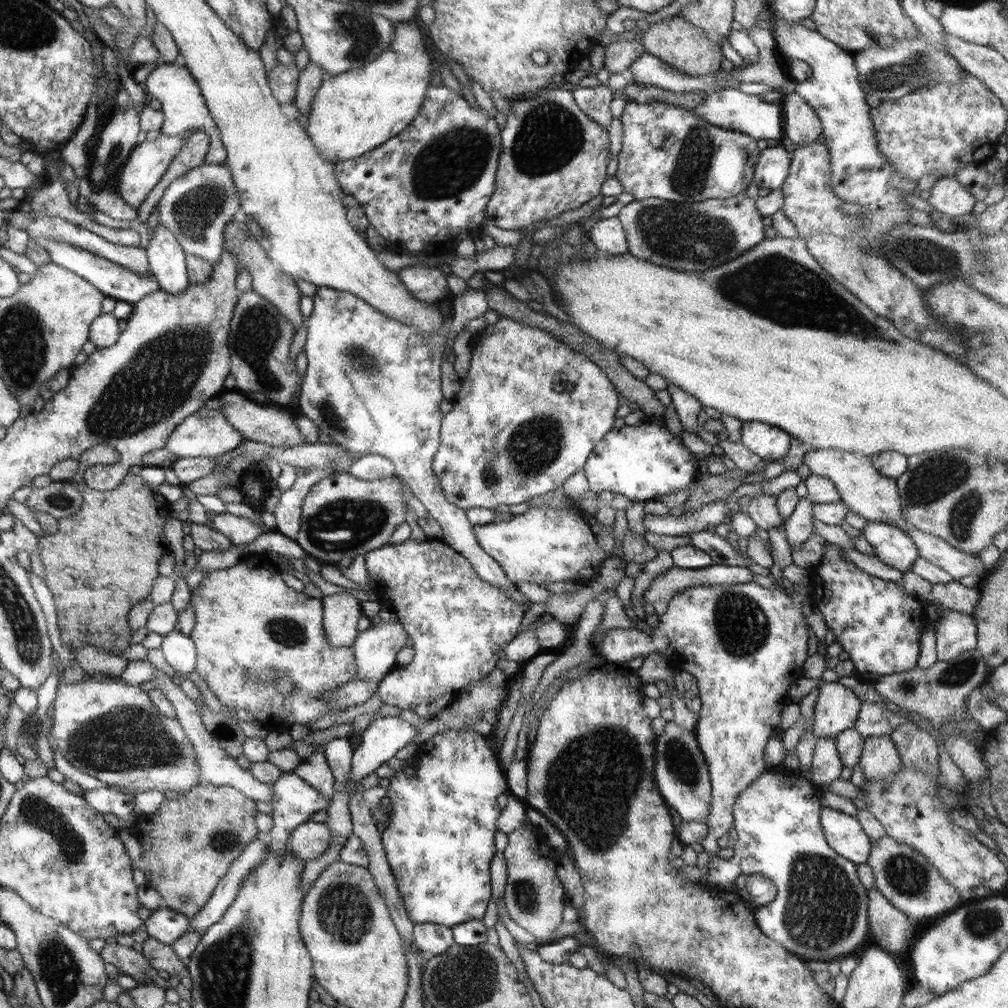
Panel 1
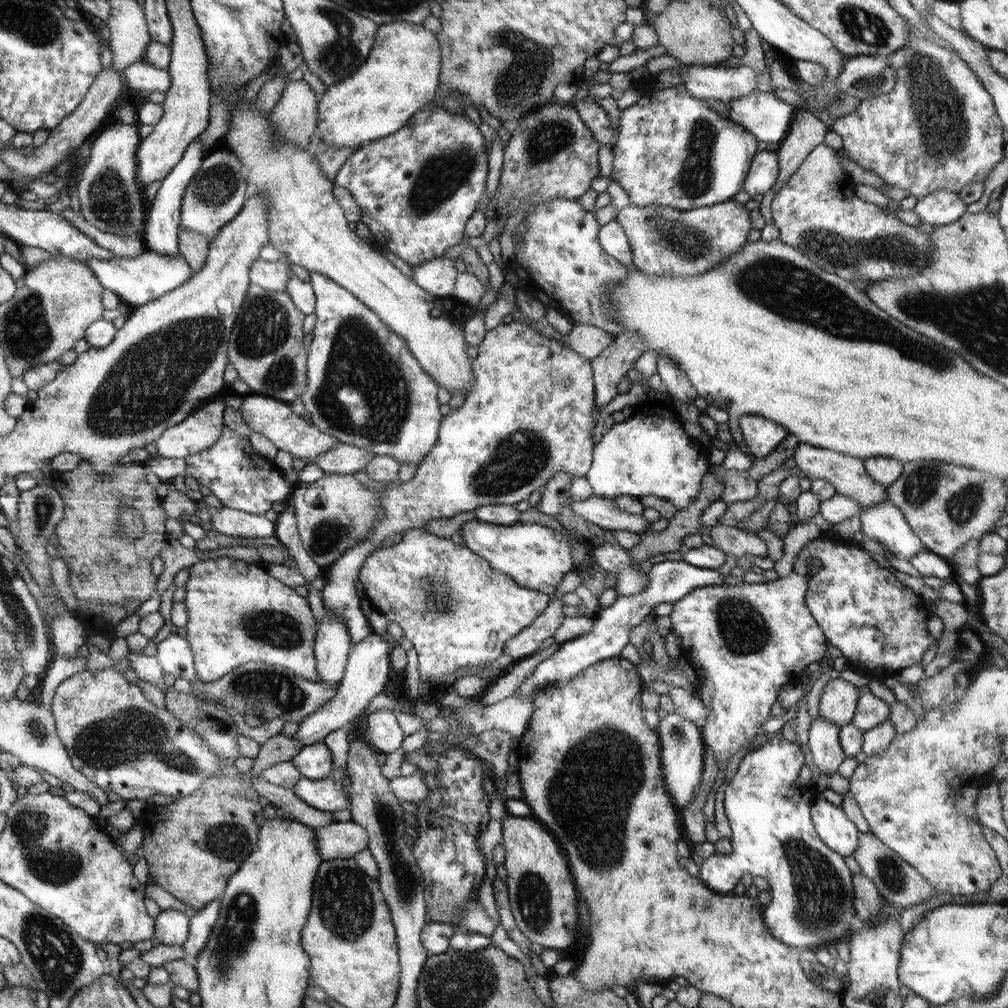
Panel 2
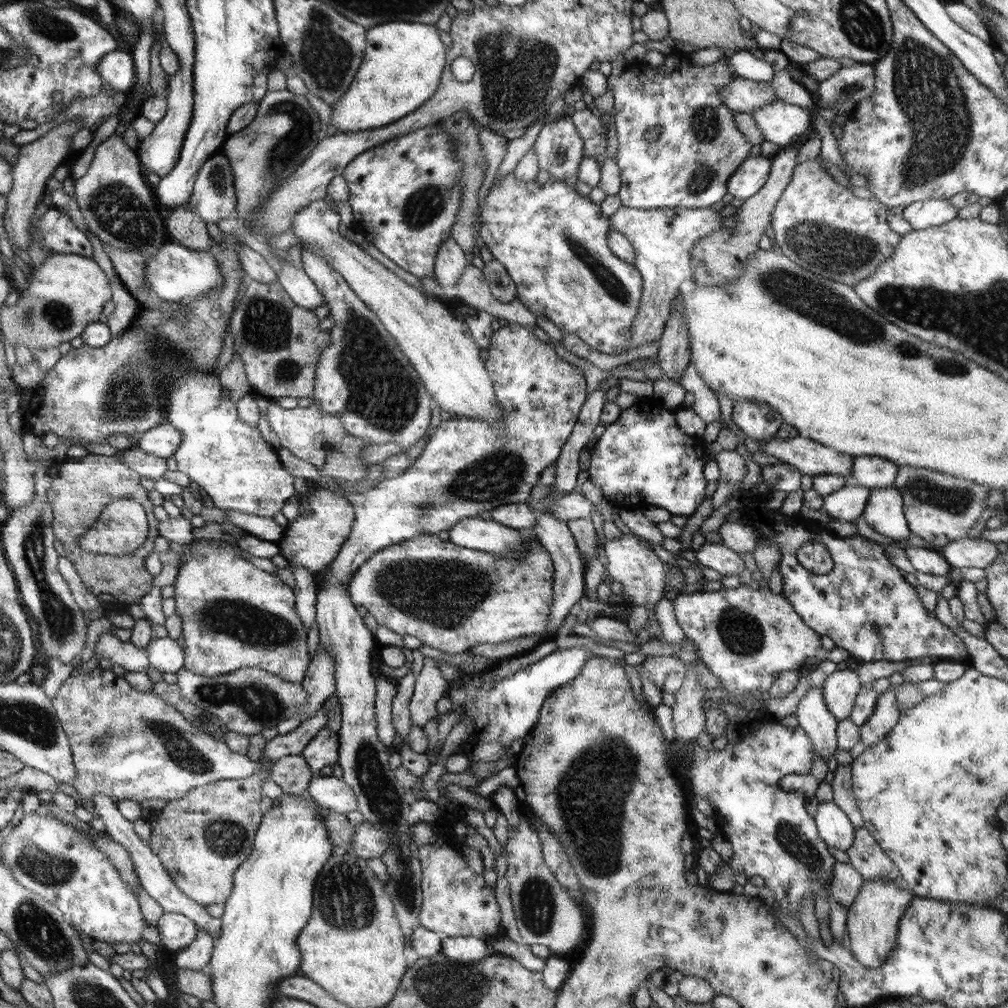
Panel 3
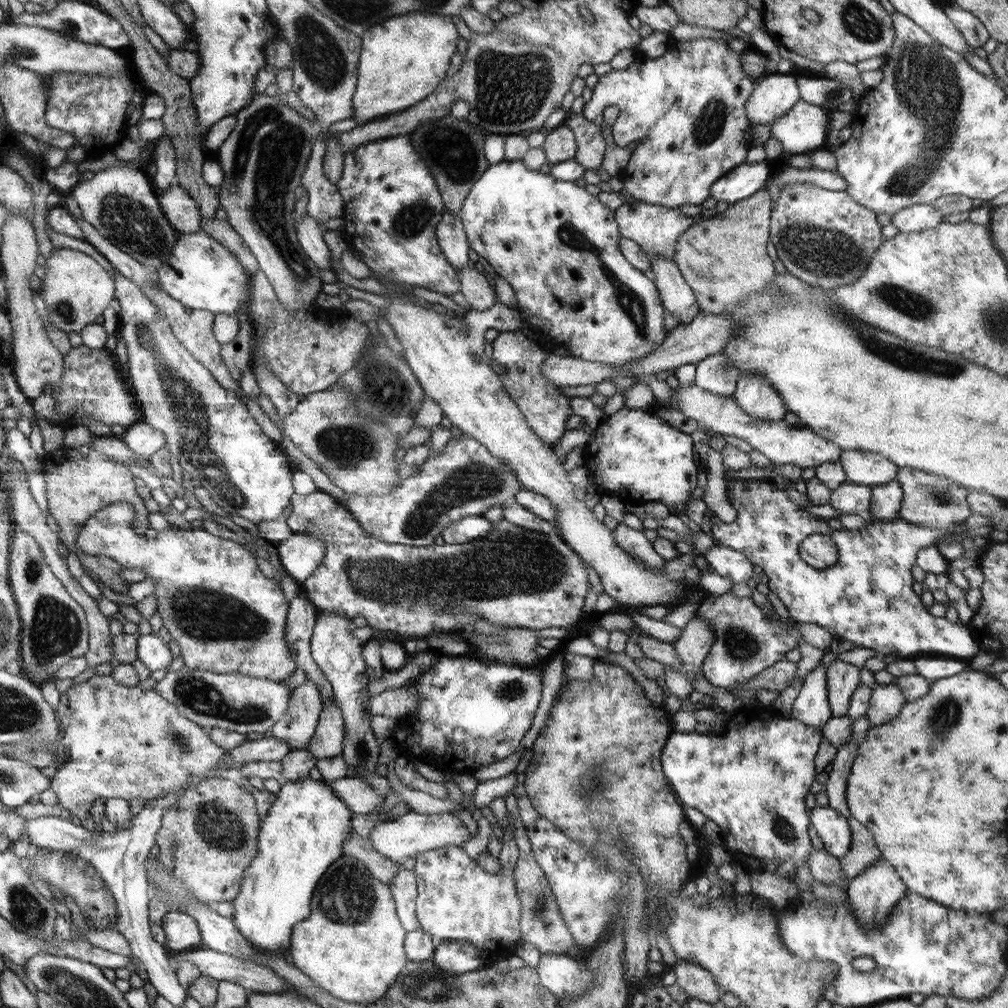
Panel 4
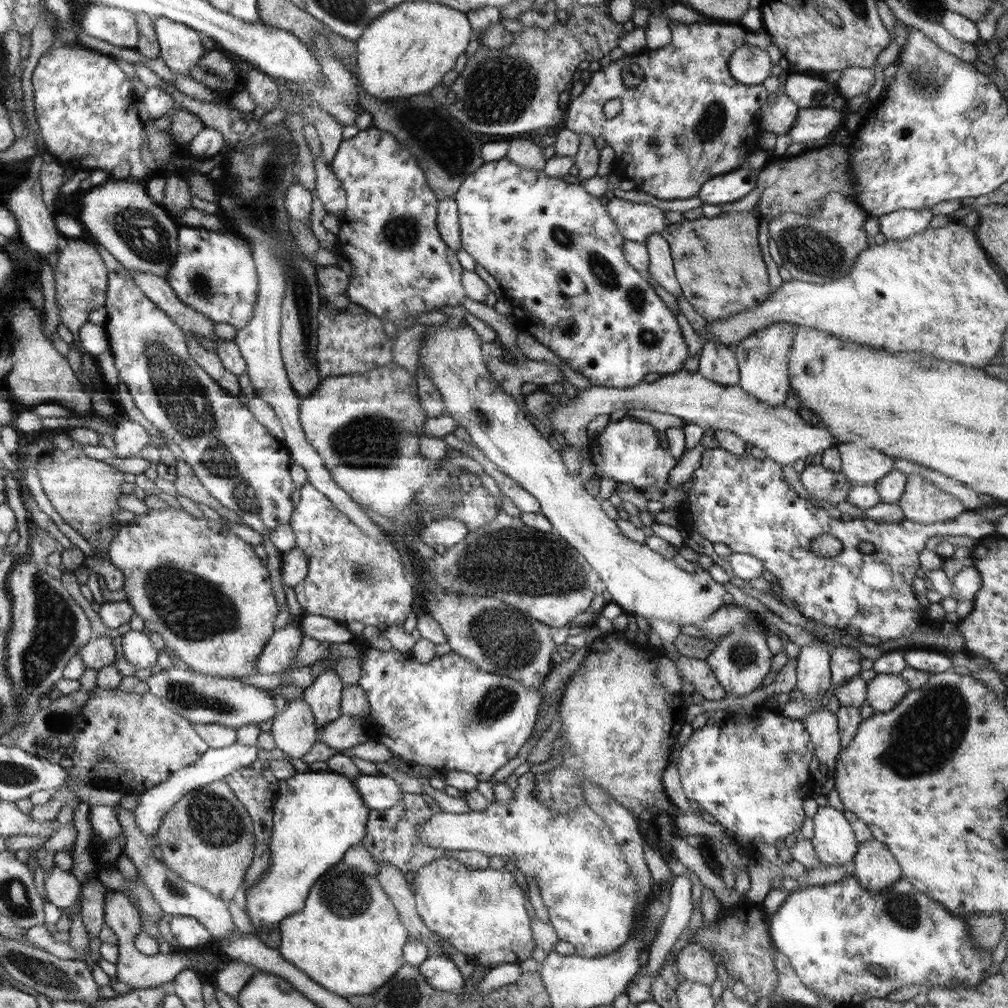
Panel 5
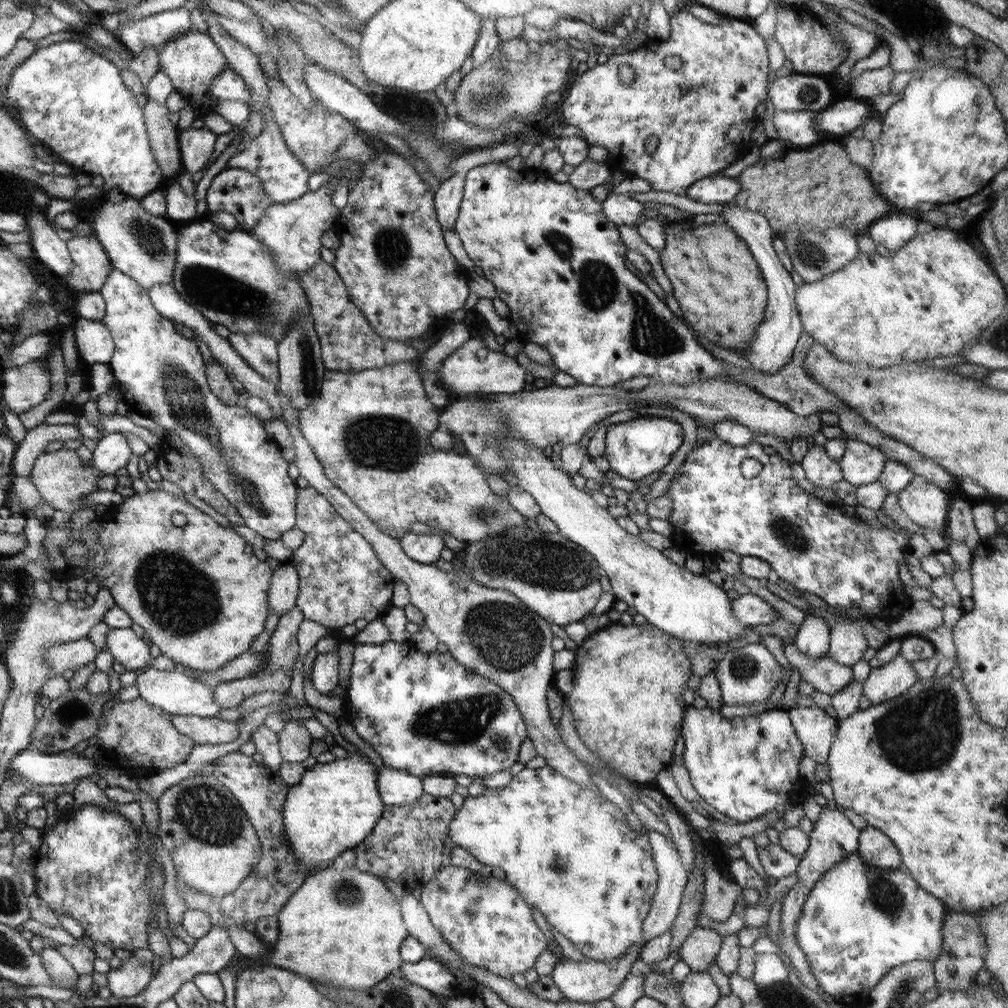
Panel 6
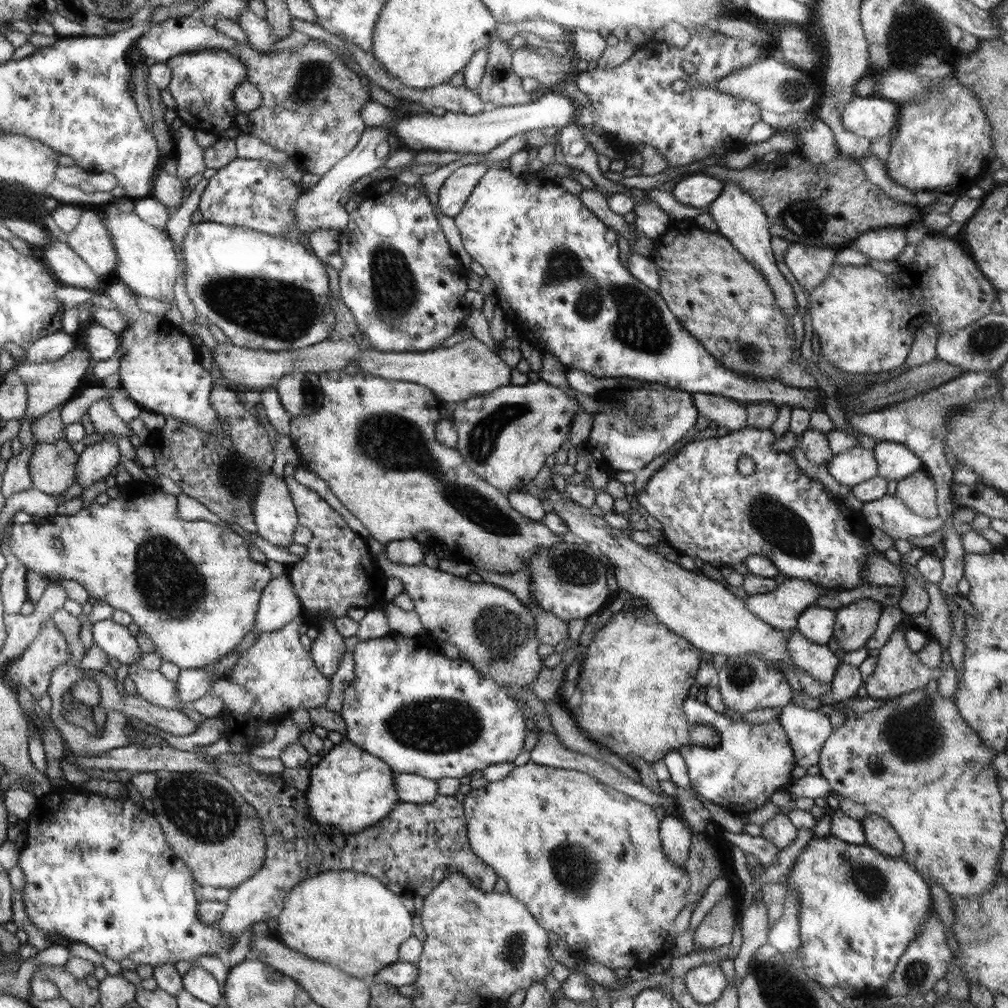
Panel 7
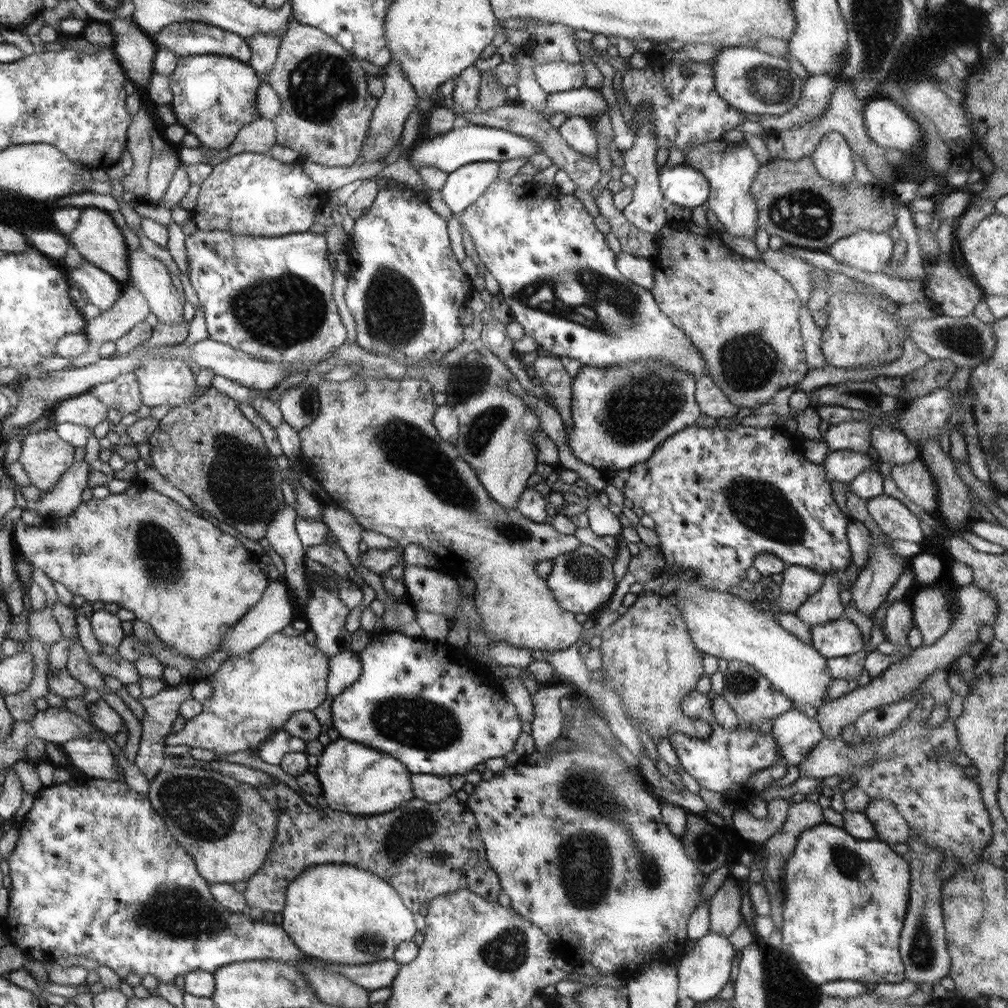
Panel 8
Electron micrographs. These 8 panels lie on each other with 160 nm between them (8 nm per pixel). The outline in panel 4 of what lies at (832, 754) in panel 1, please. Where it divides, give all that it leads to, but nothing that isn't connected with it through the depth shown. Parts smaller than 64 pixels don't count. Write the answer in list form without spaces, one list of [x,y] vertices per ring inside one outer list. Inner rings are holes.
[[[821,664],[814,668],[806,678],[798,698],[790,712],[791,719],[813,726],[821,732],[823,724],[833,718],[828,698],[826,670]]]

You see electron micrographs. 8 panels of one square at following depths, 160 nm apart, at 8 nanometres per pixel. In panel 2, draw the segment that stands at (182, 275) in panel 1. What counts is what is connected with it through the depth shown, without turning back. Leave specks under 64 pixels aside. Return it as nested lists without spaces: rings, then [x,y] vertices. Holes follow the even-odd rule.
[[[200,136],[188,145],[183,160],[172,170],[162,181],[162,187],[158,190],[156,198],[152,200],[150,211],[146,222],[146,233],[143,234],[143,242],[146,250],[156,251],[158,254],[177,255],[179,252],[180,215],[182,213],[183,195],[188,185],[192,183],[196,173],[203,165],[204,156],[203,144]]]

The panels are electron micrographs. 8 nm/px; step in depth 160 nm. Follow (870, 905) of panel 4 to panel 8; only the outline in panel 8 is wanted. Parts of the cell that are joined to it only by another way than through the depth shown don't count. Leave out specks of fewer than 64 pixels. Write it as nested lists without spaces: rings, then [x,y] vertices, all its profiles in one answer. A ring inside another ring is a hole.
[[[871,799],[865,815],[872,821],[877,839],[886,844],[905,843],[911,834],[908,821],[905,821],[896,805],[888,799]]]

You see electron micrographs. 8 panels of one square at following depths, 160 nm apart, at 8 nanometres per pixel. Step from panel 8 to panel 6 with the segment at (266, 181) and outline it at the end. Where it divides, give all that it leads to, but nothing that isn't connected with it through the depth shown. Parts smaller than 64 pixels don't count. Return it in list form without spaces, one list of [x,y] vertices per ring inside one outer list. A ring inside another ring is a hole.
[[[242,168],[224,169],[212,179],[210,187],[203,193],[208,203],[207,216],[215,212],[228,212],[234,216],[239,228],[252,232],[273,204],[270,196],[264,192],[263,182],[260,182],[260,179],[256,174]]]

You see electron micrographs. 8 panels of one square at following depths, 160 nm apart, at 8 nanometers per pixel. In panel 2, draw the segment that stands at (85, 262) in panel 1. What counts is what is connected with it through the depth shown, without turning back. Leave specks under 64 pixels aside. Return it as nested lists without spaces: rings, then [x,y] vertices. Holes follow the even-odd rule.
[[[145,250],[137,257],[130,258],[112,258],[108,260],[98,260],[91,258],[86,261],[87,265],[98,276],[99,281],[108,287],[120,301],[126,303],[132,308],[143,306],[151,301],[156,301],[164,294],[179,288],[194,277],[195,270],[189,265],[184,255],[158,254],[156,251]]]

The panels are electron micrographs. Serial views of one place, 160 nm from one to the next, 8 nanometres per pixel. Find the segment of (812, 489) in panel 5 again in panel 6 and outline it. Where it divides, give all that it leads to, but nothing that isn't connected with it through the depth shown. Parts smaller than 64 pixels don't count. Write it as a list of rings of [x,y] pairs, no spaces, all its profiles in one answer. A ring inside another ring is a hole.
[[[812,446],[799,463],[805,470],[806,478],[814,486],[833,490],[843,500],[843,505],[857,506],[857,487],[844,480],[838,461],[832,458],[824,447]]]

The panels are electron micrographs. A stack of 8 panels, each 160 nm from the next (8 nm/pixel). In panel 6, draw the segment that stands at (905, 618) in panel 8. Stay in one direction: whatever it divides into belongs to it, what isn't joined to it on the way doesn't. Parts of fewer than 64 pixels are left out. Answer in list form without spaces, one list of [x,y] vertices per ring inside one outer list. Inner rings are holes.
[[[898,654],[885,667],[873,669],[862,686],[863,696],[876,705],[904,694],[919,682],[912,664]]]

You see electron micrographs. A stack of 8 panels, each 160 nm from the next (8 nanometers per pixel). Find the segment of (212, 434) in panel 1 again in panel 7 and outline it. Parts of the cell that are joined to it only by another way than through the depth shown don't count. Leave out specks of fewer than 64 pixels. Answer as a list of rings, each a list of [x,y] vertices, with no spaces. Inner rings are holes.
[[[110,440],[88,445],[79,455],[79,462],[75,468],[75,482],[86,489],[94,482],[102,481],[110,475],[110,470],[119,464],[120,455],[118,445]]]

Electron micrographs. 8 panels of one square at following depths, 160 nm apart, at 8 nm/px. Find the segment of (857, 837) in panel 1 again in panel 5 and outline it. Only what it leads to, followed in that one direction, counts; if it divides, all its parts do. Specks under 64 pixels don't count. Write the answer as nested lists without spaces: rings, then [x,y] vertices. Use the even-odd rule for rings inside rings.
[[[819,806],[814,817],[811,843],[820,864],[840,866],[851,864],[859,842],[845,812],[833,806]]]

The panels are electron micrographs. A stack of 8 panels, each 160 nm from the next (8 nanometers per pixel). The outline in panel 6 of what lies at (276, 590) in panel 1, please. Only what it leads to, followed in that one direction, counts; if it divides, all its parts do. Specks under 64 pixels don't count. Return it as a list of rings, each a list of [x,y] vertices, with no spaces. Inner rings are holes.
[[[150,489],[144,493],[136,493],[131,497],[126,498],[120,506],[116,506],[114,509],[110,509],[109,513],[103,514],[101,519],[97,522],[92,521],[86,528],[79,533],[78,536],[74,536],[70,531],[70,523],[64,523],[57,527],[47,527],[47,533],[42,542],[39,543],[39,550],[45,551],[47,554],[47,560],[49,560],[50,574],[54,572],[60,572],[60,570],[70,570],[70,572],[76,571],[78,568],[84,572],[82,576],[87,580],[98,580],[100,589],[108,589],[114,602],[120,608],[124,609],[124,612],[131,616],[134,624],[139,624],[144,628],[146,633],[145,638],[149,641],[149,644],[154,644],[160,650],[160,653],[165,657],[171,658],[175,664],[181,668],[188,667],[188,669],[202,672],[214,672],[214,670],[220,670],[224,668],[230,660],[238,658],[240,654],[244,654],[250,650],[253,640],[262,634],[264,630],[264,623],[266,618],[270,616],[270,607],[267,603],[267,594],[270,592],[272,578],[272,568],[266,564],[266,561],[258,560],[254,554],[252,554],[252,546],[248,546],[244,542],[244,538],[240,538],[234,529],[229,527],[223,527],[217,521],[214,521],[212,517],[206,515],[189,503],[184,497],[180,497],[165,491],[164,489]],[[182,513],[186,515],[187,521],[184,526],[175,525],[173,523],[174,514]]]

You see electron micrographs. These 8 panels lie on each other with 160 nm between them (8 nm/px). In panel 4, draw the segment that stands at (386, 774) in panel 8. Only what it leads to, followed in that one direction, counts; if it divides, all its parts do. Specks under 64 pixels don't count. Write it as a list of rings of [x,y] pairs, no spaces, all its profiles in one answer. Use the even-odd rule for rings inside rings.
[[[311,777],[298,782],[284,782],[275,795],[276,800],[260,825],[257,838],[259,854],[245,872],[239,896],[232,901],[232,922],[259,951],[288,957],[286,951],[290,950],[292,929],[298,922],[308,919],[311,898],[315,896],[319,881],[332,864],[344,855],[344,844],[353,832],[353,812],[328,784]]]

